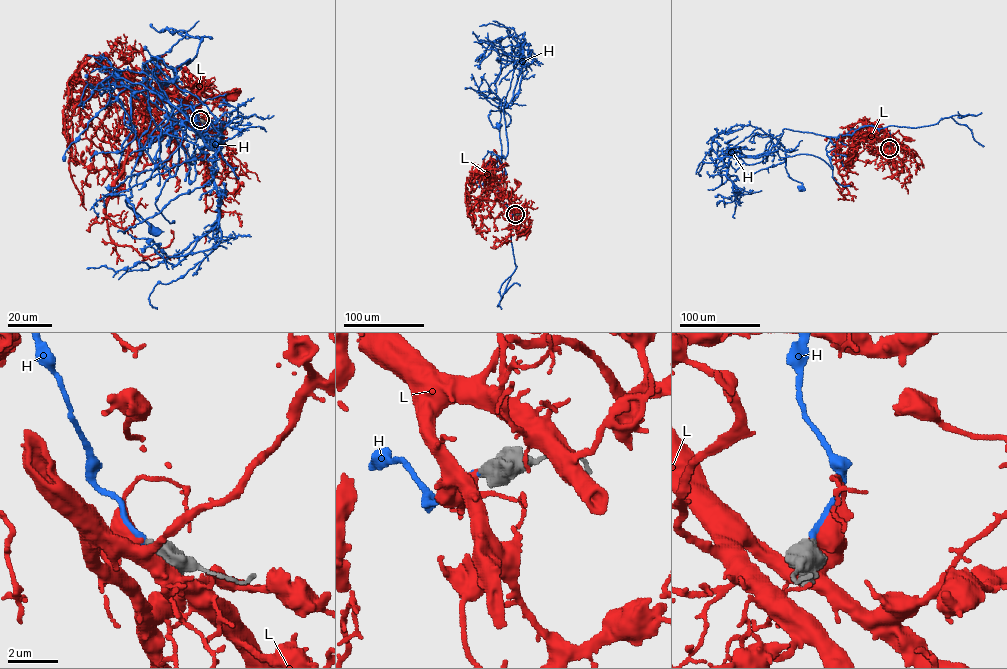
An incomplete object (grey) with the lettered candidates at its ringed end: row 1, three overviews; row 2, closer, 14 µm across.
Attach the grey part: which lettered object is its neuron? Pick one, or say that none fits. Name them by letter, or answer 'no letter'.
H

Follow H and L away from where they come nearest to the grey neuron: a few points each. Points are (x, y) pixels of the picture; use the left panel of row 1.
H: (200, 119), (180, 65), (152, 59), (150, 85), (189, 107), (131, 173), (152, 229)
L: (200, 119), (196, 120), (185, 99), (196, 91), (210, 95), (211, 90), (184, 71), (203, 96), (229, 95)

